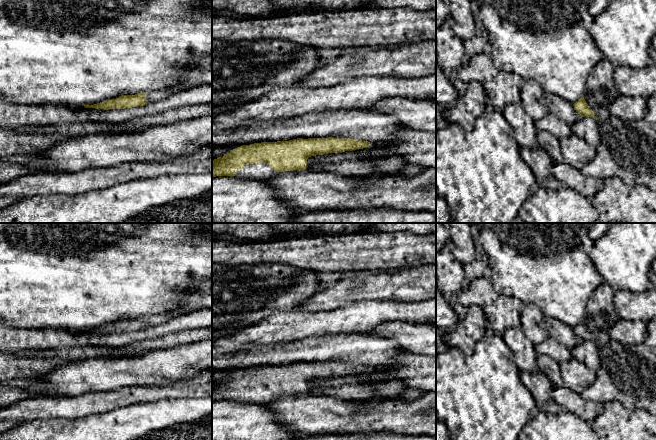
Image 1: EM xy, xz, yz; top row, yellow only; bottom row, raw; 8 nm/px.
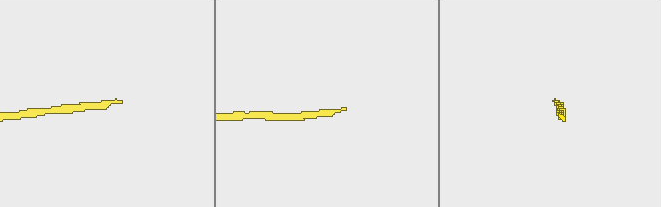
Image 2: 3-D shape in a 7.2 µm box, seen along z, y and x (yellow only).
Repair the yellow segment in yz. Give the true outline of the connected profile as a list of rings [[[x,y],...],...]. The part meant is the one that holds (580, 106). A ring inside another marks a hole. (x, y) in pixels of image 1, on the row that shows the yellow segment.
[[[602,58],[591,70],[583,96],[573,106],[582,117],[593,117],[603,123],[610,116],[610,107],[619,92],[614,83],[615,67]]]

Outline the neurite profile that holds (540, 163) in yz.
[[[540,146],[535,148],[520,148],[520,154],[532,170],[538,187],[550,190],[564,187],[564,184],[552,174],[554,163]]]

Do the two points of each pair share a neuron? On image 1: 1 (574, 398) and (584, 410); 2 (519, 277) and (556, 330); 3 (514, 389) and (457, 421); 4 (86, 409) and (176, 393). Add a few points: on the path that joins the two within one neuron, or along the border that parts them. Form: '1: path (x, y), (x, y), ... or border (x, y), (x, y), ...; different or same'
1: path (575, 401), (581, 407); same
2: border (545, 316), (557, 318), (569, 326); different
3: path (500, 403), (498, 405), (473, 405), (471, 407); same
4: path (108, 401), (124, 396), (154, 393); same

